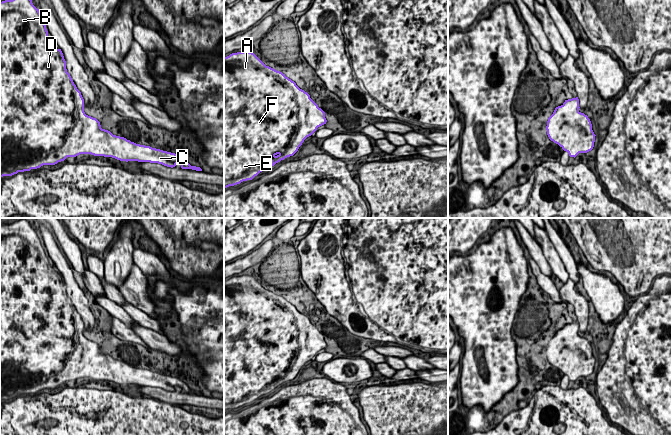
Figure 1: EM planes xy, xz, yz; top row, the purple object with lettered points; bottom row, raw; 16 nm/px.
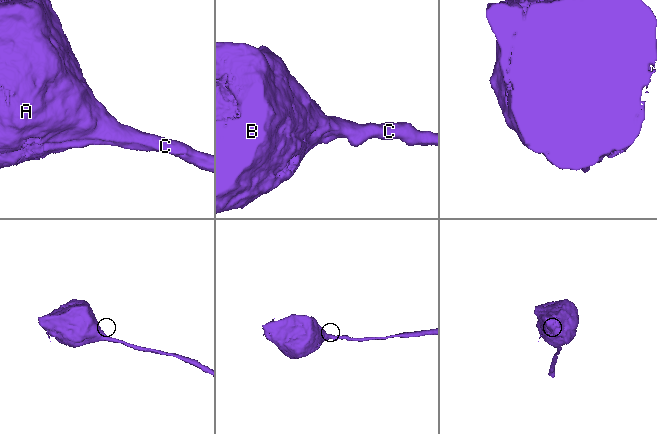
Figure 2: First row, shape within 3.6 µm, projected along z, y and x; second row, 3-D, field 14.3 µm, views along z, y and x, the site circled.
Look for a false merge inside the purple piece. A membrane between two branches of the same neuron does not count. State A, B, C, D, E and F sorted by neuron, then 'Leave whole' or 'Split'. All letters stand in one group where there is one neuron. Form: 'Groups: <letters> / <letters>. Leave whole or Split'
Groups: A B C D E F. Leave whole

